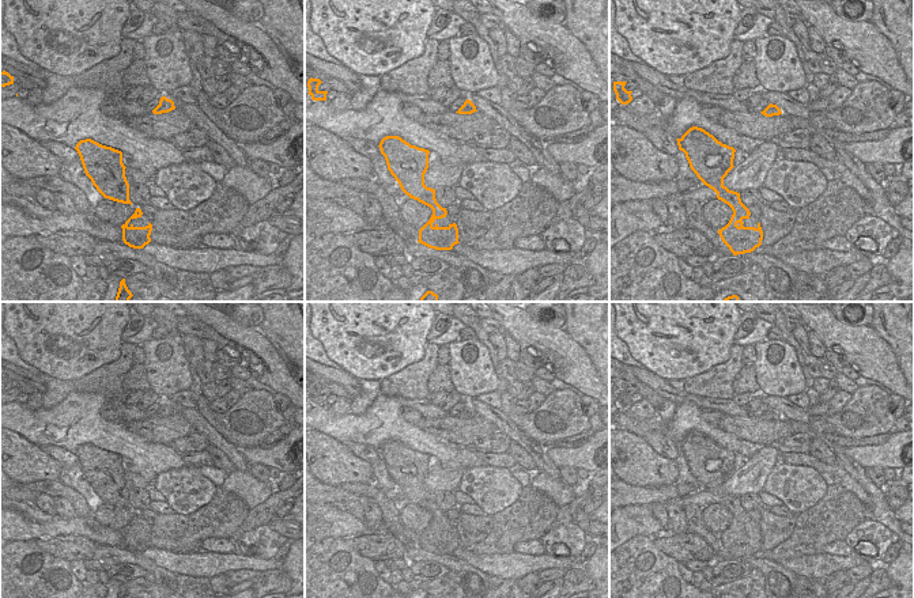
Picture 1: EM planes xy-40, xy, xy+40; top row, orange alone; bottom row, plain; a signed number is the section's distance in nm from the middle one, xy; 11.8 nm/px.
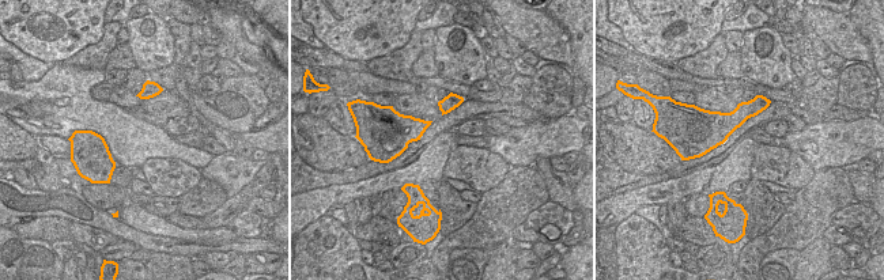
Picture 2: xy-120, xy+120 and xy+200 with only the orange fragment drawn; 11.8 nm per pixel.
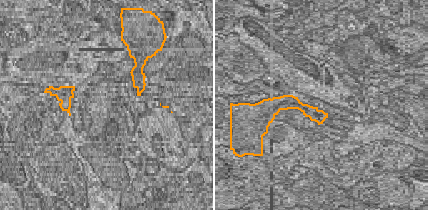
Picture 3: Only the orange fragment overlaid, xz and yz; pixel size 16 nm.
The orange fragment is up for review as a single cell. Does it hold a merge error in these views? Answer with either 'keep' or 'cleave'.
keep

